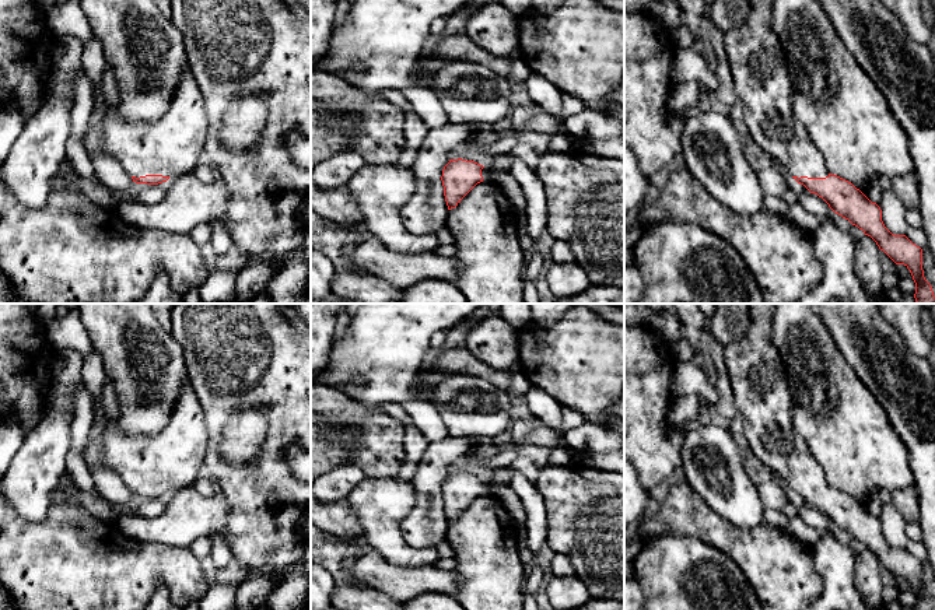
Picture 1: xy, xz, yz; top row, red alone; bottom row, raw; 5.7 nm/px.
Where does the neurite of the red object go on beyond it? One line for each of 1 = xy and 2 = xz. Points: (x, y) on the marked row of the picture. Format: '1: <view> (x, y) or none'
1: xy (174, 146)
2: xz (505, 181)

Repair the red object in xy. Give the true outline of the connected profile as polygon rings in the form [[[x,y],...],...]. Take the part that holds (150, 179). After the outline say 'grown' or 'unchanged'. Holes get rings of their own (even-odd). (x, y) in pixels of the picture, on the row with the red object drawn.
[[[106,63],[104,98],[104,151],[116,158],[136,183],[158,185],[172,175],[193,173],[204,159],[209,118],[190,73],[182,76],[168,113],[158,123],[133,123],[119,113],[119,90]]]; grown

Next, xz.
[[[449,159],[441,180],[448,210],[455,208],[483,180],[497,183],[516,211],[525,210],[526,206],[521,186],[511,172],[493,172],[474,161]]]; grown

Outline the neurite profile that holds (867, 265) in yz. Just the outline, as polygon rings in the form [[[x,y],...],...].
[[[864,235],[855,242],[854,269],[859,280],[869,292],[885,295],[886,290],[882,284],[883,270],[879,262],[879,246],[876,242]]]

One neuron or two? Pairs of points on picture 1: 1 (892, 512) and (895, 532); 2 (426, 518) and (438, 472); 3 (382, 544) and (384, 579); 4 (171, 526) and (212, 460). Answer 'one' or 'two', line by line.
1: one
2: one
3: two
4: one

